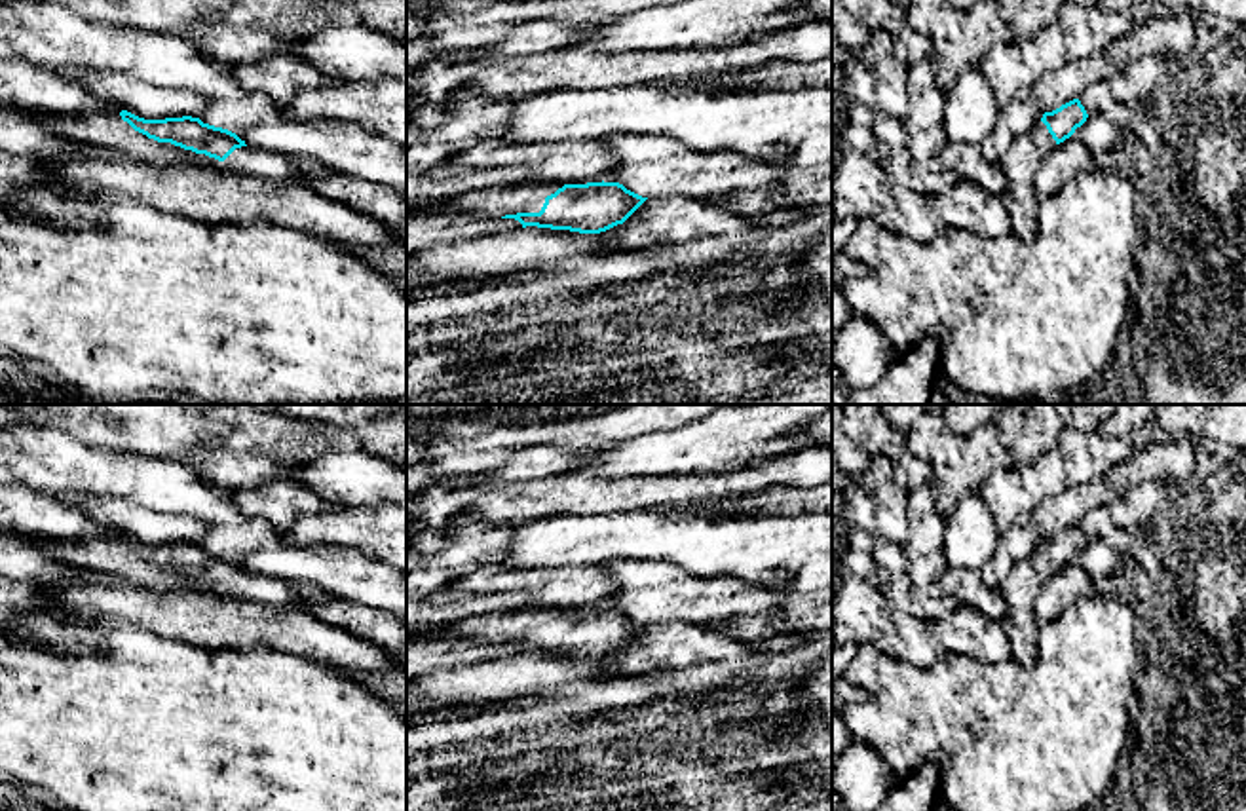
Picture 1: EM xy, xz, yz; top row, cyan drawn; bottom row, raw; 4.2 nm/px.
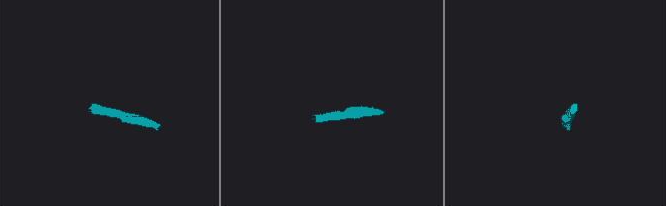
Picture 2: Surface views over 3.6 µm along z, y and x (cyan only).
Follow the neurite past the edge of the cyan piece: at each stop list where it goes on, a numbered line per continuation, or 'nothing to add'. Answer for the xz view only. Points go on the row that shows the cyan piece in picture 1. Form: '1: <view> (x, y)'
1: xz (525, 196)

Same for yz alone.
1: yz (1043, 141)

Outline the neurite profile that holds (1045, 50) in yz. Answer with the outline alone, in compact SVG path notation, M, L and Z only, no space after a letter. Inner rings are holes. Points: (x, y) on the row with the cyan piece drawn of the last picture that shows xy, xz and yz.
M1058 25L1035 32L1028 40L993 46L978 68L991 85L999 106L1012 101L1022 89L1031 87L1045 72L1067 61L1066 42Z

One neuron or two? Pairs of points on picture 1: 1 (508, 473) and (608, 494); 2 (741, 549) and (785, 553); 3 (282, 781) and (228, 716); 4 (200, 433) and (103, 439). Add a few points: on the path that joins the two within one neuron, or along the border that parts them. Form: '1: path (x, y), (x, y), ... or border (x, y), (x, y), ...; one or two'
1: border (521, 481), (506, 485); two
2: path (753, 549), (774, 551); one
3: path (280, 764), (245, 734); one
4: path (175, 433), (128, 433); one

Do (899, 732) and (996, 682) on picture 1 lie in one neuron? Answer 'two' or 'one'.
one

